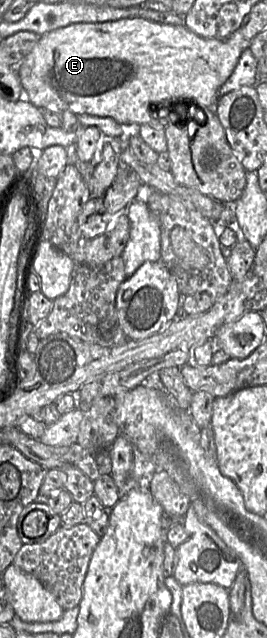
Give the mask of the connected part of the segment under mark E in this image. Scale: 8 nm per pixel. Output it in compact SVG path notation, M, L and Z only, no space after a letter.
M144 18L75 23L42 35L16 71L27 101L39 109L111 117L127 130L150 122L159 122L165 127L178 121L172 115L176 109L197 105L214 110L219 88L233 73L248 46L241 27L226 39L213 39L203 38L184 25L163 24Z

